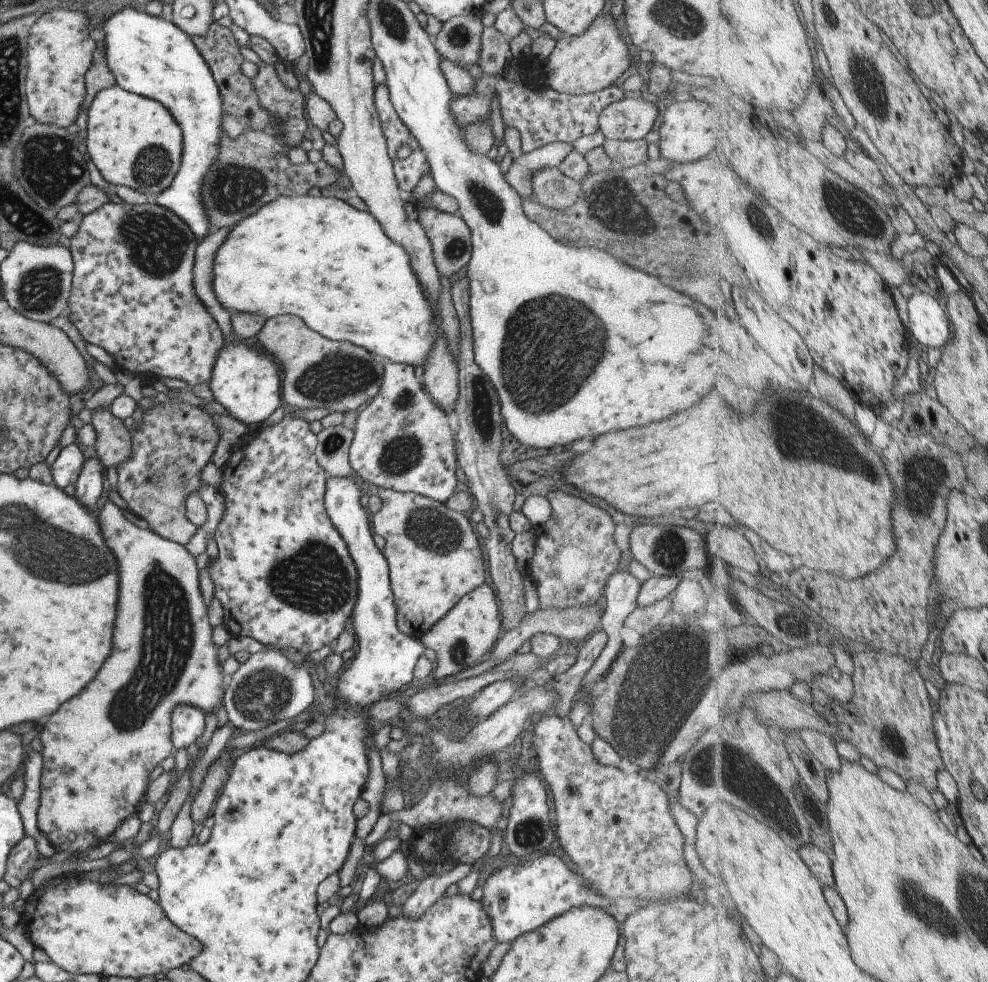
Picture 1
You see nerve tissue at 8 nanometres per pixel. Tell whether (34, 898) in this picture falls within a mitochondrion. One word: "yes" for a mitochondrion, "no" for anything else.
no

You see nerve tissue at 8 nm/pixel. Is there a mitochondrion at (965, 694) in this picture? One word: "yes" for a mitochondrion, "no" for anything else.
no

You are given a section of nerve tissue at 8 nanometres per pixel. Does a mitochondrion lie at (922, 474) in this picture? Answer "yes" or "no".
yes

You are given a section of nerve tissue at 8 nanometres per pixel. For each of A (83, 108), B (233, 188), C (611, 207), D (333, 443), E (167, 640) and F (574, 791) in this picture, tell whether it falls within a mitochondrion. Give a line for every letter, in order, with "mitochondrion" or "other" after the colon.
A: other
B: mitochondrion
C: mitochondrion
D: mitochondrion
E: mitochondrion
F: mitochondrion

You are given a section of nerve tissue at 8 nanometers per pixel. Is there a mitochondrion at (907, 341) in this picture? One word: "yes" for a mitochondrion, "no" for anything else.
no

